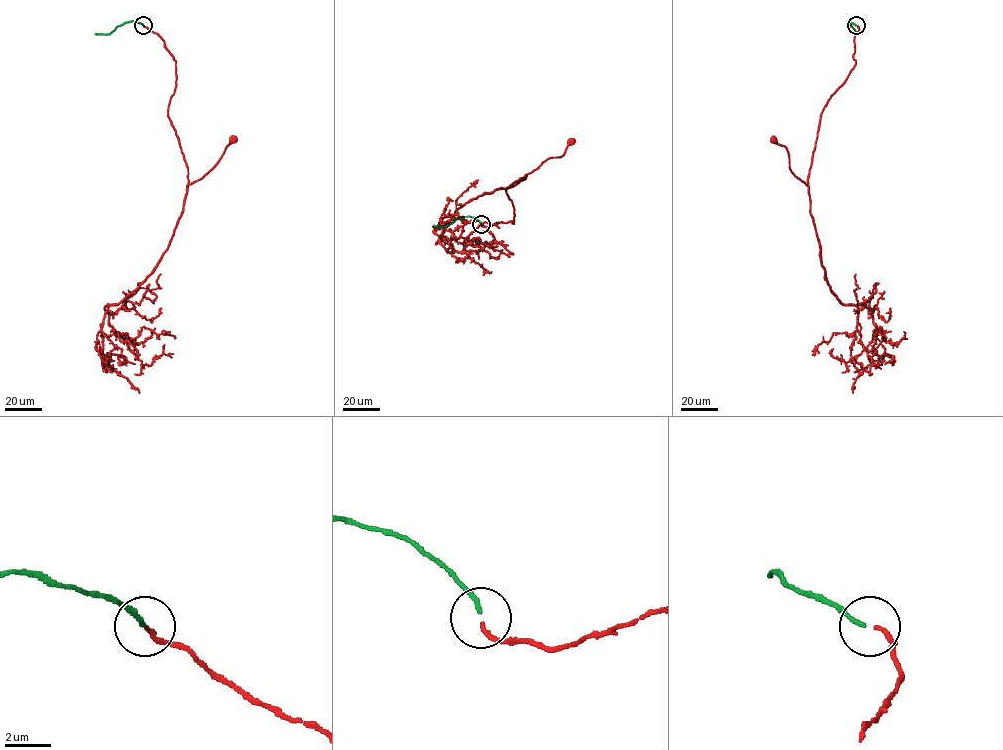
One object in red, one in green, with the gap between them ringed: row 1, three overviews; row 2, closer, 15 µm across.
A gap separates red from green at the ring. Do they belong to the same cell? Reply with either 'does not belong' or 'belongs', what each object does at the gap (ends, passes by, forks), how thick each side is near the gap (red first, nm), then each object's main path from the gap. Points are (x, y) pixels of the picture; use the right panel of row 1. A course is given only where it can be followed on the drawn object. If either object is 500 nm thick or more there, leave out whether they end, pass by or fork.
belongs; red ends there; green ends there; 190 nm thick on the red side, 190 nm on the other; red runs (857, 25), (855, 66), (831, 96), (820, 115), (807, 185), (791, 171), (787, 149), (772, 140); green runs (856, 25), (848, 21), (858, 34)

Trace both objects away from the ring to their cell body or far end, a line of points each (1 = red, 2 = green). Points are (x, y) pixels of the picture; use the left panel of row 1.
1: (143, 25), (162, 39), (176, 61), (176, 87), (168, 115), (187, 167), (187, 185), (209, 171), (233, 140)
2: (143, 25), (129, 21), (109, 34), (95, 34)

